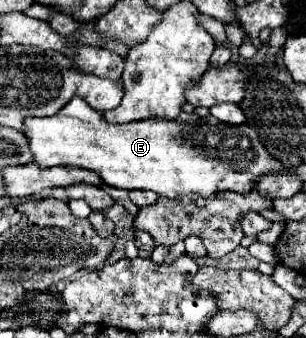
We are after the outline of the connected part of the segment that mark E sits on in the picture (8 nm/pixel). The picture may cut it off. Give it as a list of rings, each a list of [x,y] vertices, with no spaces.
[[[73,98],[57,116],[25,120],[33,160],[45,166],[77,166],[103,178],[107,186],[125,190],[151,190],[175,200],[185,194],[209,198],[217,192],[249,194],[265,174],[281,174],[287,168],[269,156],[257,132],[247,126],[229,126],[183,112],[175,120],[139,120],[109,124],[101,112],[93,112],[81,98]]]

